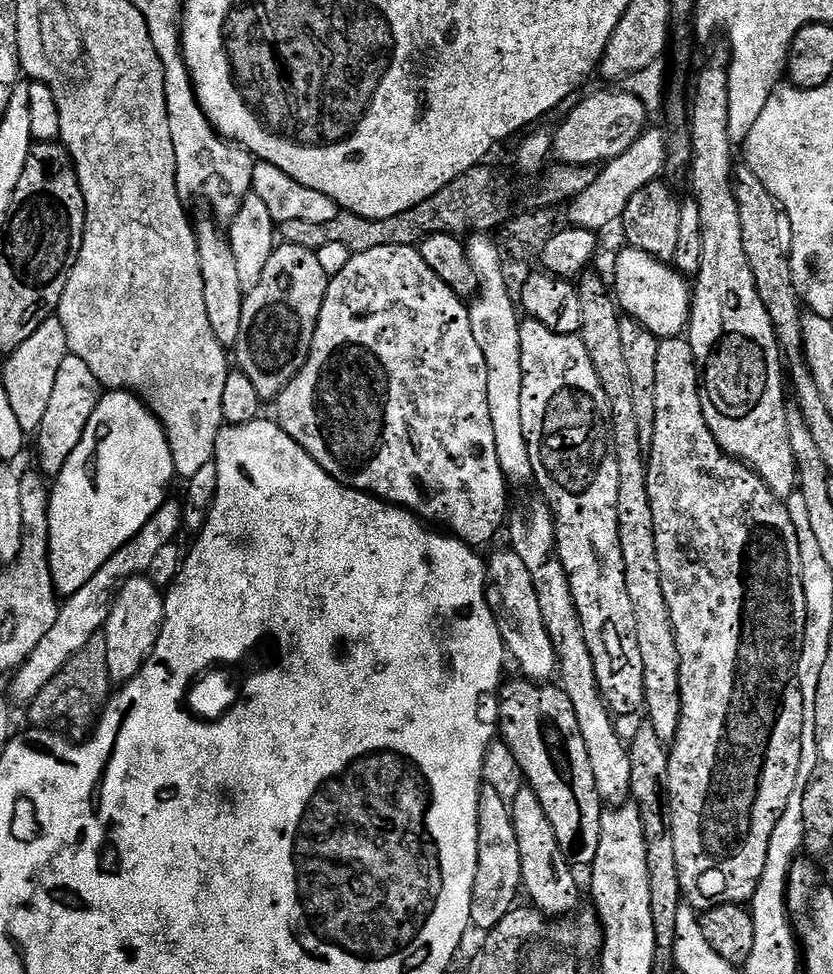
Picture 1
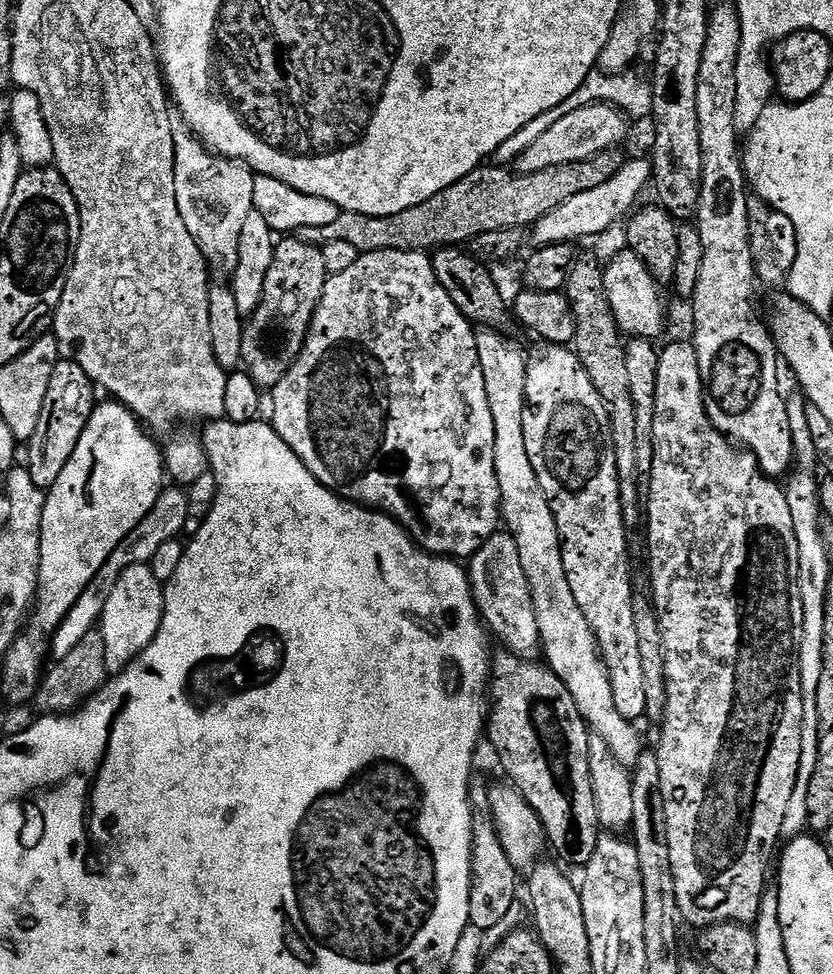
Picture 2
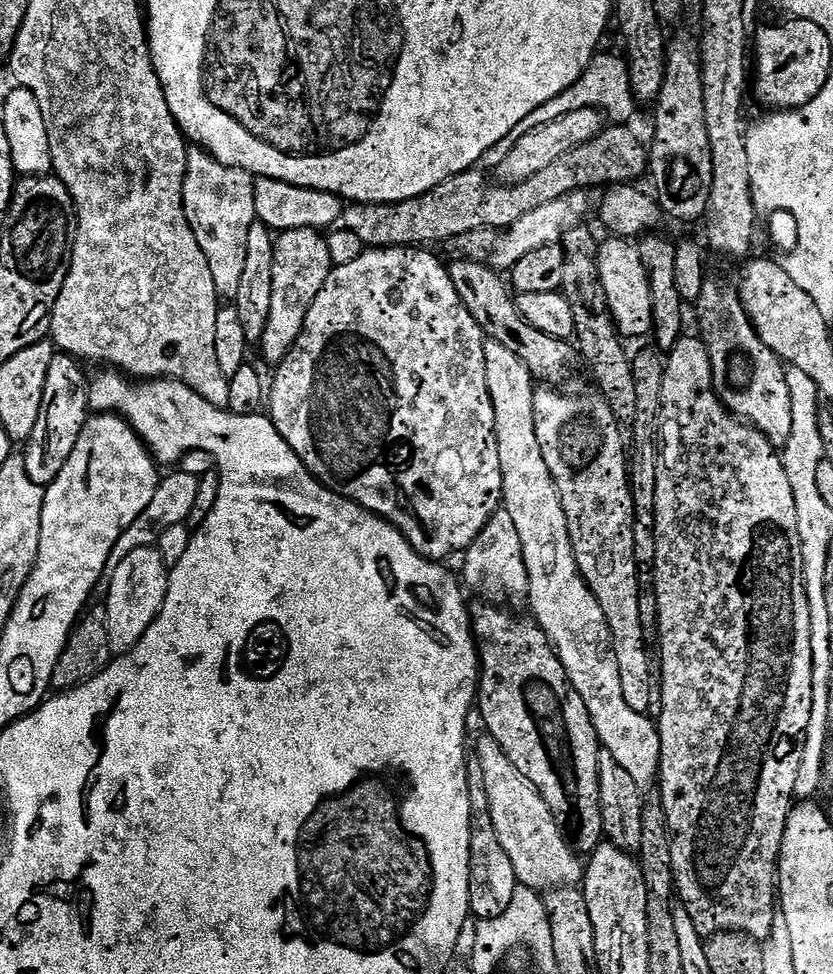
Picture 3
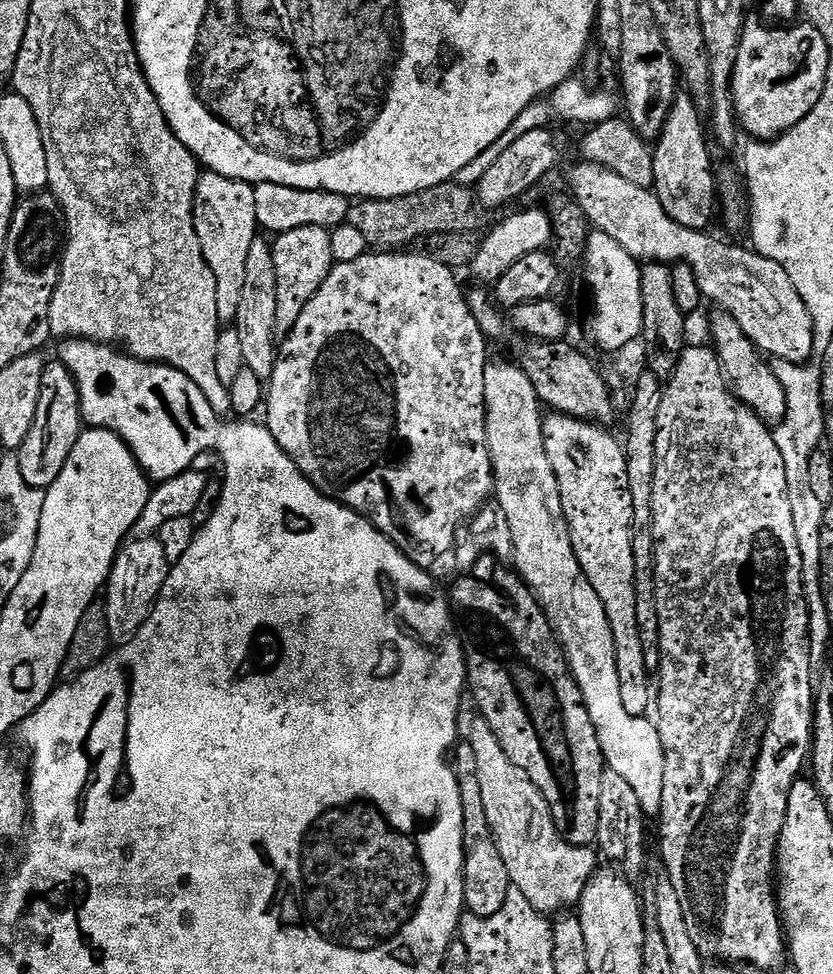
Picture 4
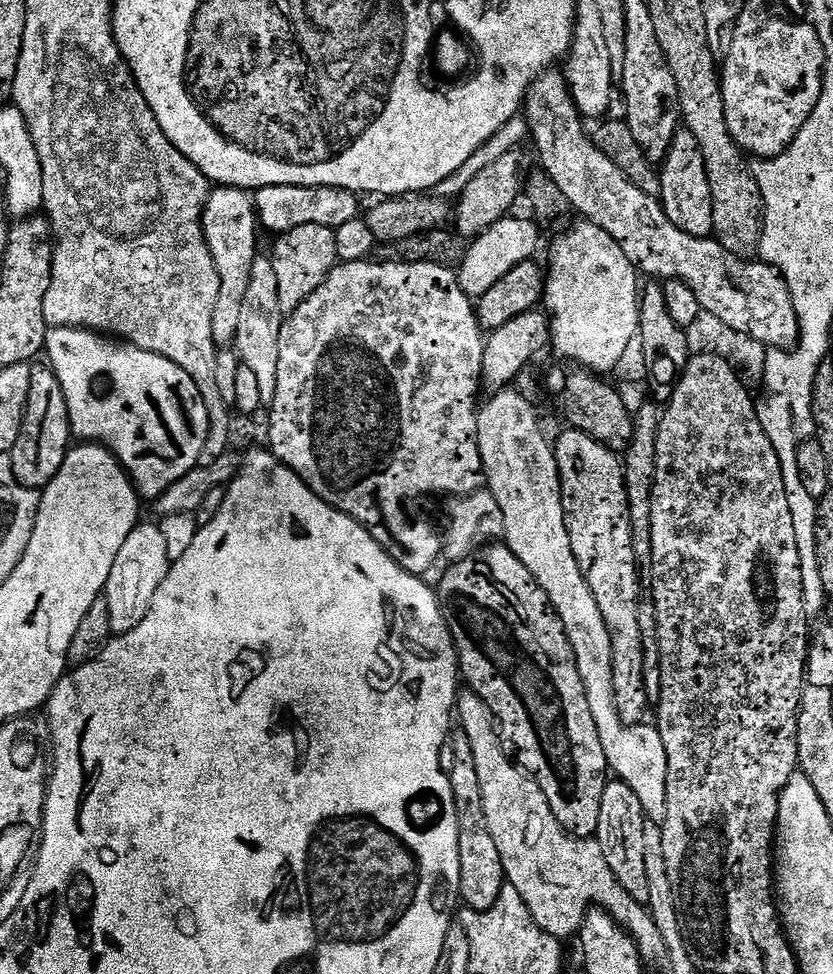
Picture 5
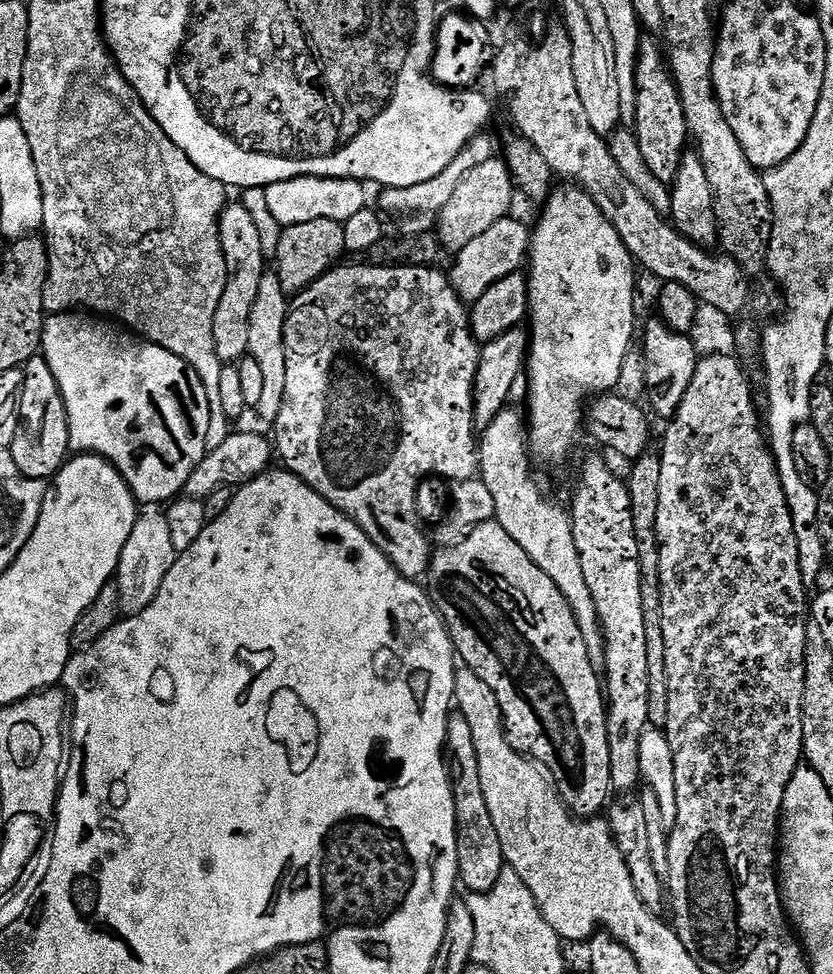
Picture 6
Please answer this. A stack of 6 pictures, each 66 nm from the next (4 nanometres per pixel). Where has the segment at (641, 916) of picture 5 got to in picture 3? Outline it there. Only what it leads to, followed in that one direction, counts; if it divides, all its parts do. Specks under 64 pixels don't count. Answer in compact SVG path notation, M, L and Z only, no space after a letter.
M487 734L481 736L476 744L476 760L484 779L484 796L488 799L488 816L492 819L490 828L498 834L498 842L514 868L517 885L541 894L553 888L577 887L586 875L586 868L581 857L568 849L559 826L552 820L550 806L546 806L535 786L506 758L496 739Z

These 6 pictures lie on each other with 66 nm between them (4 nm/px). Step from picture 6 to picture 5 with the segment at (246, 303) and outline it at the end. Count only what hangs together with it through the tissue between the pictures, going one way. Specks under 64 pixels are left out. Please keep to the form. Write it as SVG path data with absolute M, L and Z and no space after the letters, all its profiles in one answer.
M216 186L209 191L204 207L204 237L210 246L210 254L220 279L218 302L214 305L214 342L217 346L231 345L238 334L242 302L250 287L250 270L258 255L256 228L256 202L251 191L227 186Z

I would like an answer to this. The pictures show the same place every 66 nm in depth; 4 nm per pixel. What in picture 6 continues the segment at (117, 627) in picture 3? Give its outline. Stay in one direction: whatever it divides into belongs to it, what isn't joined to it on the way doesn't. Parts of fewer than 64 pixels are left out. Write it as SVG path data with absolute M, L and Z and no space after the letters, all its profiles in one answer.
M160 510L141 511L134 522L134 530L130 530L130 538L126 538L126 546L122 546L122 558L114 577L120 595L121 613L138 616L142 610L146 610L146 606L154 602L166 574L170 574L170 566L174 566L177 555L174 542L170 539L167 515Z

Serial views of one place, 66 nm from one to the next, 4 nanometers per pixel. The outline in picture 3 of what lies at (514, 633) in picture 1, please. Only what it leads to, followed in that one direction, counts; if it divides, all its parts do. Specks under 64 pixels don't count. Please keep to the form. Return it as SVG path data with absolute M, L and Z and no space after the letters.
M498 511L486 522L482 534L474 538L474 542L463 553L464 576L462 580L477 592L477 597L488 602L504 602L524 604L528 599L528 575L526 564L522 558L522 544L518 532L514 530L514 522L506 511Z

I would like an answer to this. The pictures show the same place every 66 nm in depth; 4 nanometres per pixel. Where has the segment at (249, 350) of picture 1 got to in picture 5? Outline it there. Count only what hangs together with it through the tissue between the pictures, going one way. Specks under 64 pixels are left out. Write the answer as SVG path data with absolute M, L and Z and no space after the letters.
M311 224L298 226L289 232L281 232L275 237L276 245L270 249L274 271L278 278L278 306L280 311L290 314L326 282L326 278L336 267L336 229Z

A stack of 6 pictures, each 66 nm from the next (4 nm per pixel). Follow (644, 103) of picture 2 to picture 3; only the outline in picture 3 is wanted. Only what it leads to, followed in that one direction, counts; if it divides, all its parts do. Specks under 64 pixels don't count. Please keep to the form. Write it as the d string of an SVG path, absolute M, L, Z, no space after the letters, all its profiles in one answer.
M603 52L595 54L590 66L582 74L582 78L578 78L578 82L574 82L574 86L570 86L570 90L558 94L558 98L550 98L550 102L546 102L546 106L538 106L538 110L534 110L534 114L522 118L522 122L518 122L518 126L514 126L514 130L510 130L510 134L506 134L506 138L502 138L502 142L498 142L498 146L490 146L490 150L486 150L486 154L482 154L479 167L484 170L496 169L502 162L502 158L506 158L506 154L510 154L510 150L514 150L514 146L518 146L518 138L530 134L530 130L534 130L538 126L546 126L546 122L554 122L554 118L562 118L562 114L570 114L587 108L602 113L609 123L618 126L632 122L630 120L633 118L636 108L638 109L638 104L632 95L627 63L621 57L619 59L610 54L603 54Z

